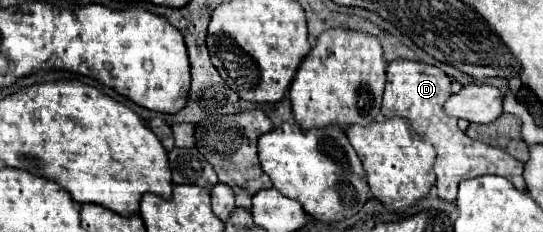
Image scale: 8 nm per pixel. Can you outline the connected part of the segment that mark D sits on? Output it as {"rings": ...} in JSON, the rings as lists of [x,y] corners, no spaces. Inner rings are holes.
{"rings":[[[392,60],[388,64],[388,78],[386,78],[386,90],[384,90],[384,100],[382,100],[382,114],[386,118],[402,116],[408,118],[414,130],[432,142],[436,148],[436,162],[434,162],[434,172],[436,172],[436,190],[438,196],[452,202],[456,198],[458,184],[466,178],[476,178],[480,174],[498,174],[508,178],[518,190],[524,190],[524,178],[522,178],[522,162],[512,158],[508,152],[486,146],[484,142],[472,140],[462,132],[456,124],[456,118],[450,118],[444,114],[444,102],[452,96],[450,90],[452,80],[438,70],[432,64],[424,62],[412,62],[412,60]]]}

